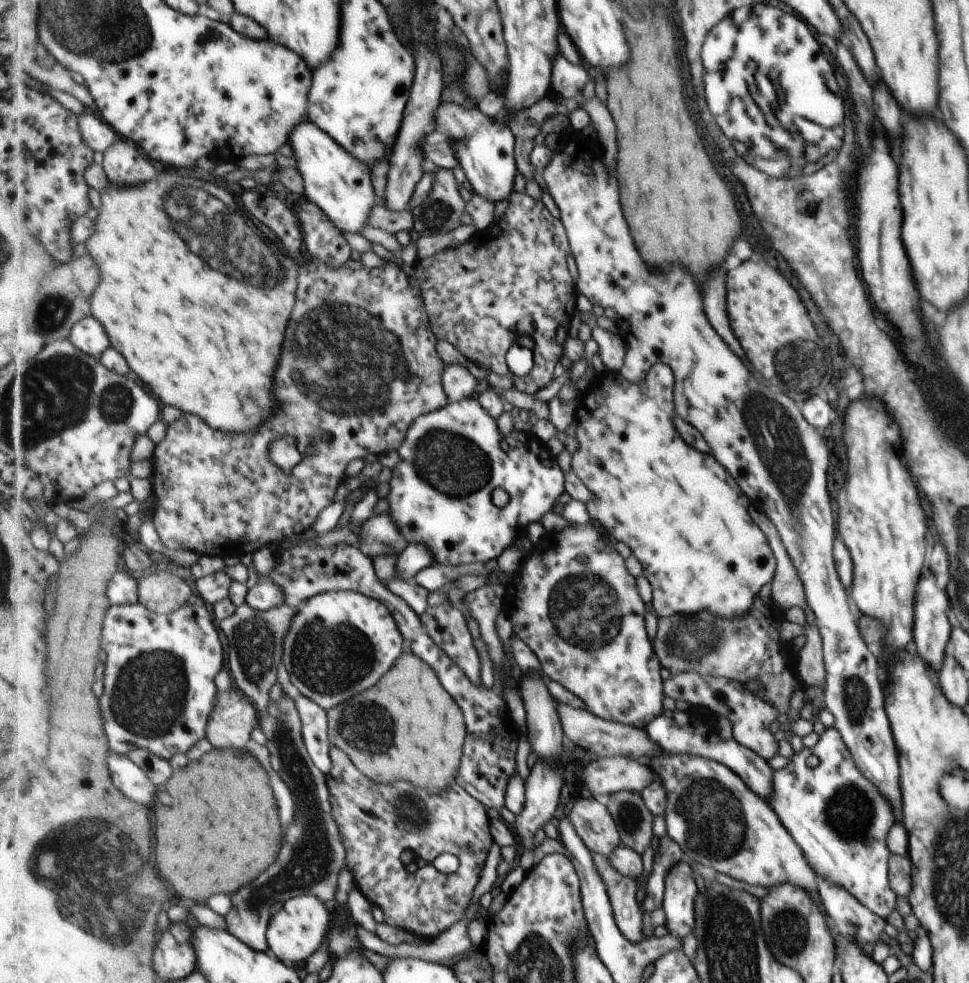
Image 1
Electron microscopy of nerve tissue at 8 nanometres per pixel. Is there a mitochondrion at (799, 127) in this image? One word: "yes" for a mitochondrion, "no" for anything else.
yes

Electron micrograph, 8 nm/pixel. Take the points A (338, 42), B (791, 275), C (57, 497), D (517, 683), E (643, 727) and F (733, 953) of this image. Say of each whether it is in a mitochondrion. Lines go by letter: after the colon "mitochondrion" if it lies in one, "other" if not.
A: other
B: other
C: other
D: other
E: other
F: mitochondrion

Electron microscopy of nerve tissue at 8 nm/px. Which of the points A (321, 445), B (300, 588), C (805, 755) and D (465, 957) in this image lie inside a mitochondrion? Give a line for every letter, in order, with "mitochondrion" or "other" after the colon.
A: other
B: other
C: other
D: other

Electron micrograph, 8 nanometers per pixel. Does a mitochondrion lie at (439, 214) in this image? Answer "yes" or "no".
yes

